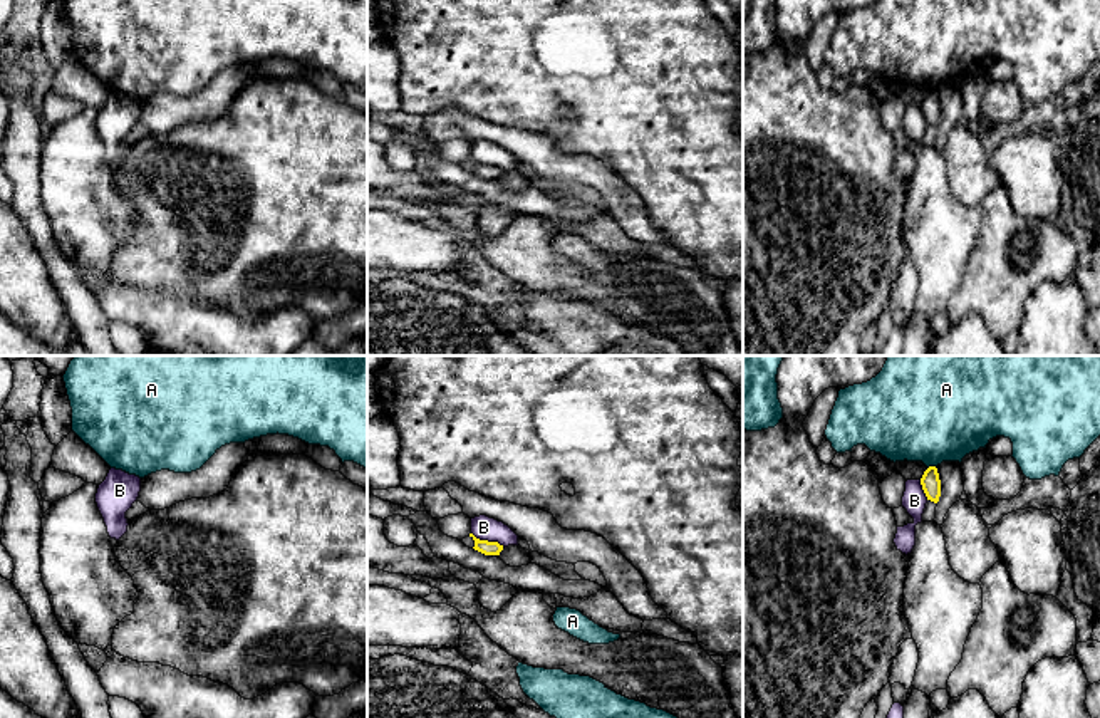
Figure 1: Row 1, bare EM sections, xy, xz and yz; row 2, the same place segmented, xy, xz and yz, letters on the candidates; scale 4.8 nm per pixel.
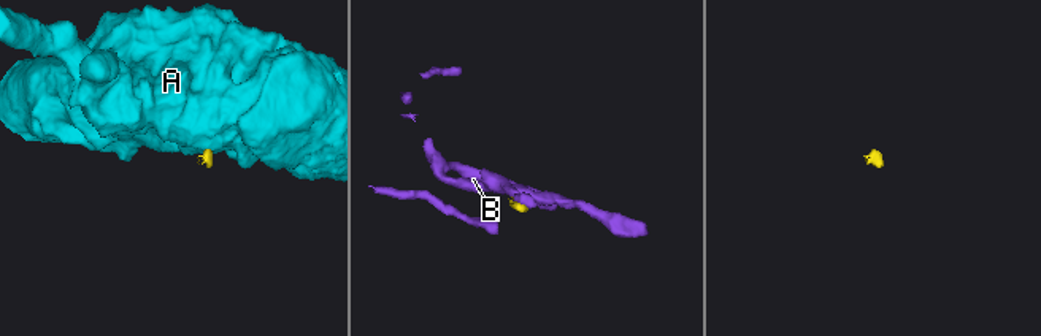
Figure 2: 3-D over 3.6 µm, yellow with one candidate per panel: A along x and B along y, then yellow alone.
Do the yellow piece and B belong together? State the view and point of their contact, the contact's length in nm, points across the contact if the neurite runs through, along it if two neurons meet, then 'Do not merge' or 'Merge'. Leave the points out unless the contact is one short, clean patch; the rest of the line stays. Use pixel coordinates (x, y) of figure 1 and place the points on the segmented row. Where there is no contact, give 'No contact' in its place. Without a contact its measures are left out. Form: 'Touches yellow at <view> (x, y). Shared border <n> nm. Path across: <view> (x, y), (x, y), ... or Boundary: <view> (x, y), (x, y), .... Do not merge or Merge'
Touches yellow at xz (487, 541). Shared border 170 nm. Boundary: xz (472, 532), (480, 539), (497, 541), (503, 546). Do not merge

